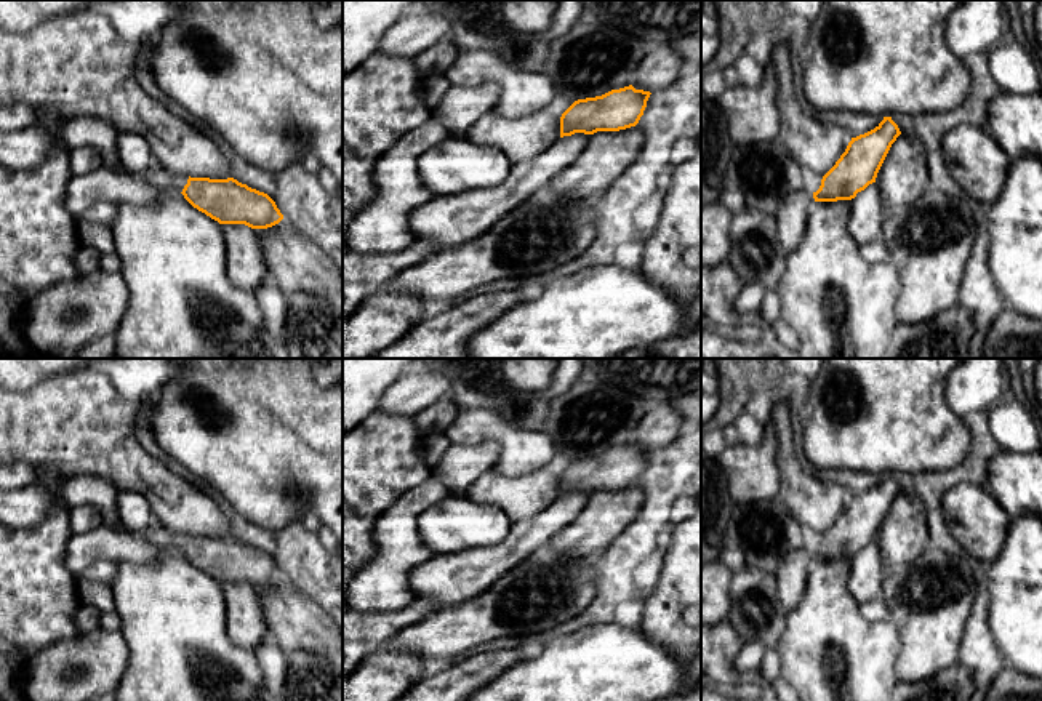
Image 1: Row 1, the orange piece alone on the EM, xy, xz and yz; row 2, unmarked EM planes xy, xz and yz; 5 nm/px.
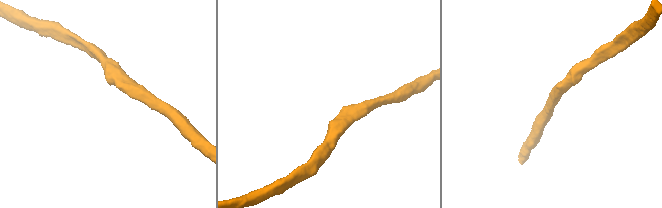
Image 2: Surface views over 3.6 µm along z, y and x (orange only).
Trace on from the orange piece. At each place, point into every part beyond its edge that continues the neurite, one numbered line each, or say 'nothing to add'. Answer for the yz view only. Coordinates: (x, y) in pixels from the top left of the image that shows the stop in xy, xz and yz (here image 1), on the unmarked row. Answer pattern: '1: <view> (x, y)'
1: yz (903, 535)

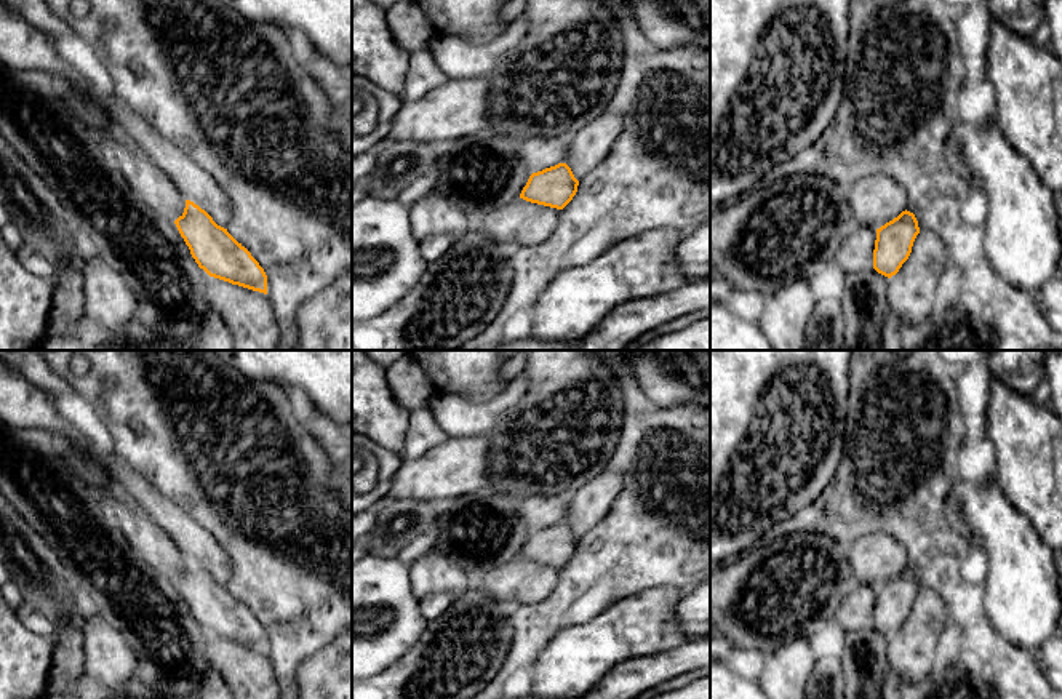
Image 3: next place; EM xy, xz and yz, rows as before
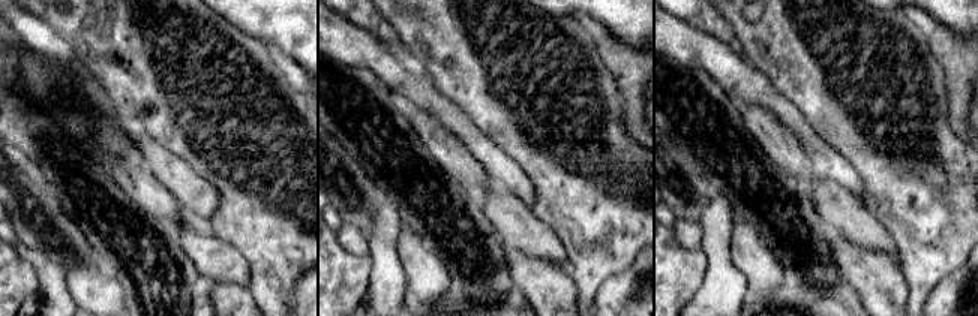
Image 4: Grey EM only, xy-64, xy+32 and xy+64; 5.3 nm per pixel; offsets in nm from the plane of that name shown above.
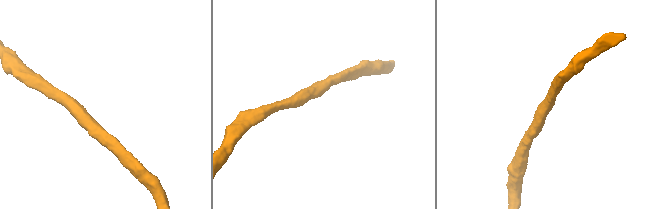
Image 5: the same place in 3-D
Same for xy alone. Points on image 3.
1: xy (248, 674)

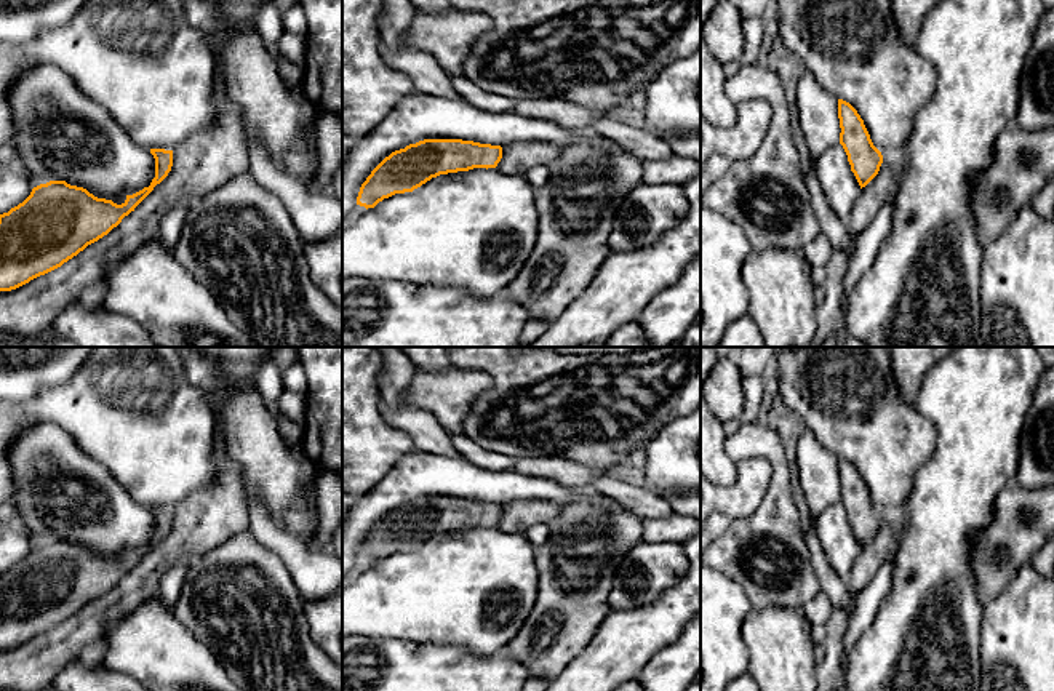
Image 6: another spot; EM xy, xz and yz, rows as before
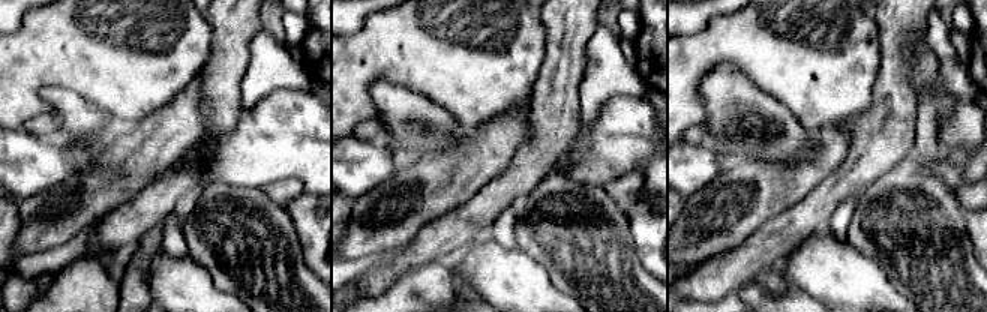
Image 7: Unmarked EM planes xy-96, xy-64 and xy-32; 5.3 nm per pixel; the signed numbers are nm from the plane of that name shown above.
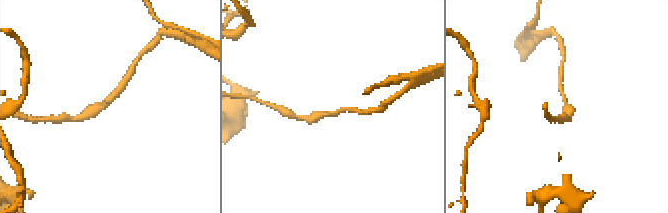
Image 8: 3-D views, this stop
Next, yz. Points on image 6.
1: yz (870, 557)

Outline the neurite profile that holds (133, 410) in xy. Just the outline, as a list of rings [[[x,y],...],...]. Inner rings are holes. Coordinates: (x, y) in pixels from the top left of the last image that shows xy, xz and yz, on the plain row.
[[[96,347],[67,384],[42,389],[34,398],[16,405],[0,403],[0,504],[16,491],[10,449],[21,432],[40,422],[66,430],[82,451],[104,465],[146,507],[174,509],[189,494],[208,488],[216,477],[216,419],[203,393],[189,382],[178,347]]]

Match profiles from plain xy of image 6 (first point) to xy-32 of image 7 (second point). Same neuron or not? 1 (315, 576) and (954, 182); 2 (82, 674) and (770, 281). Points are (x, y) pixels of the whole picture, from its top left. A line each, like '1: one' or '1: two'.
1: one
2: two

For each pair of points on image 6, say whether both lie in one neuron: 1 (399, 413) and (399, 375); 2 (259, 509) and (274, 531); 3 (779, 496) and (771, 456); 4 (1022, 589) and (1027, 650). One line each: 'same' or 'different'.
1: same
2: same
3: same
4: same

